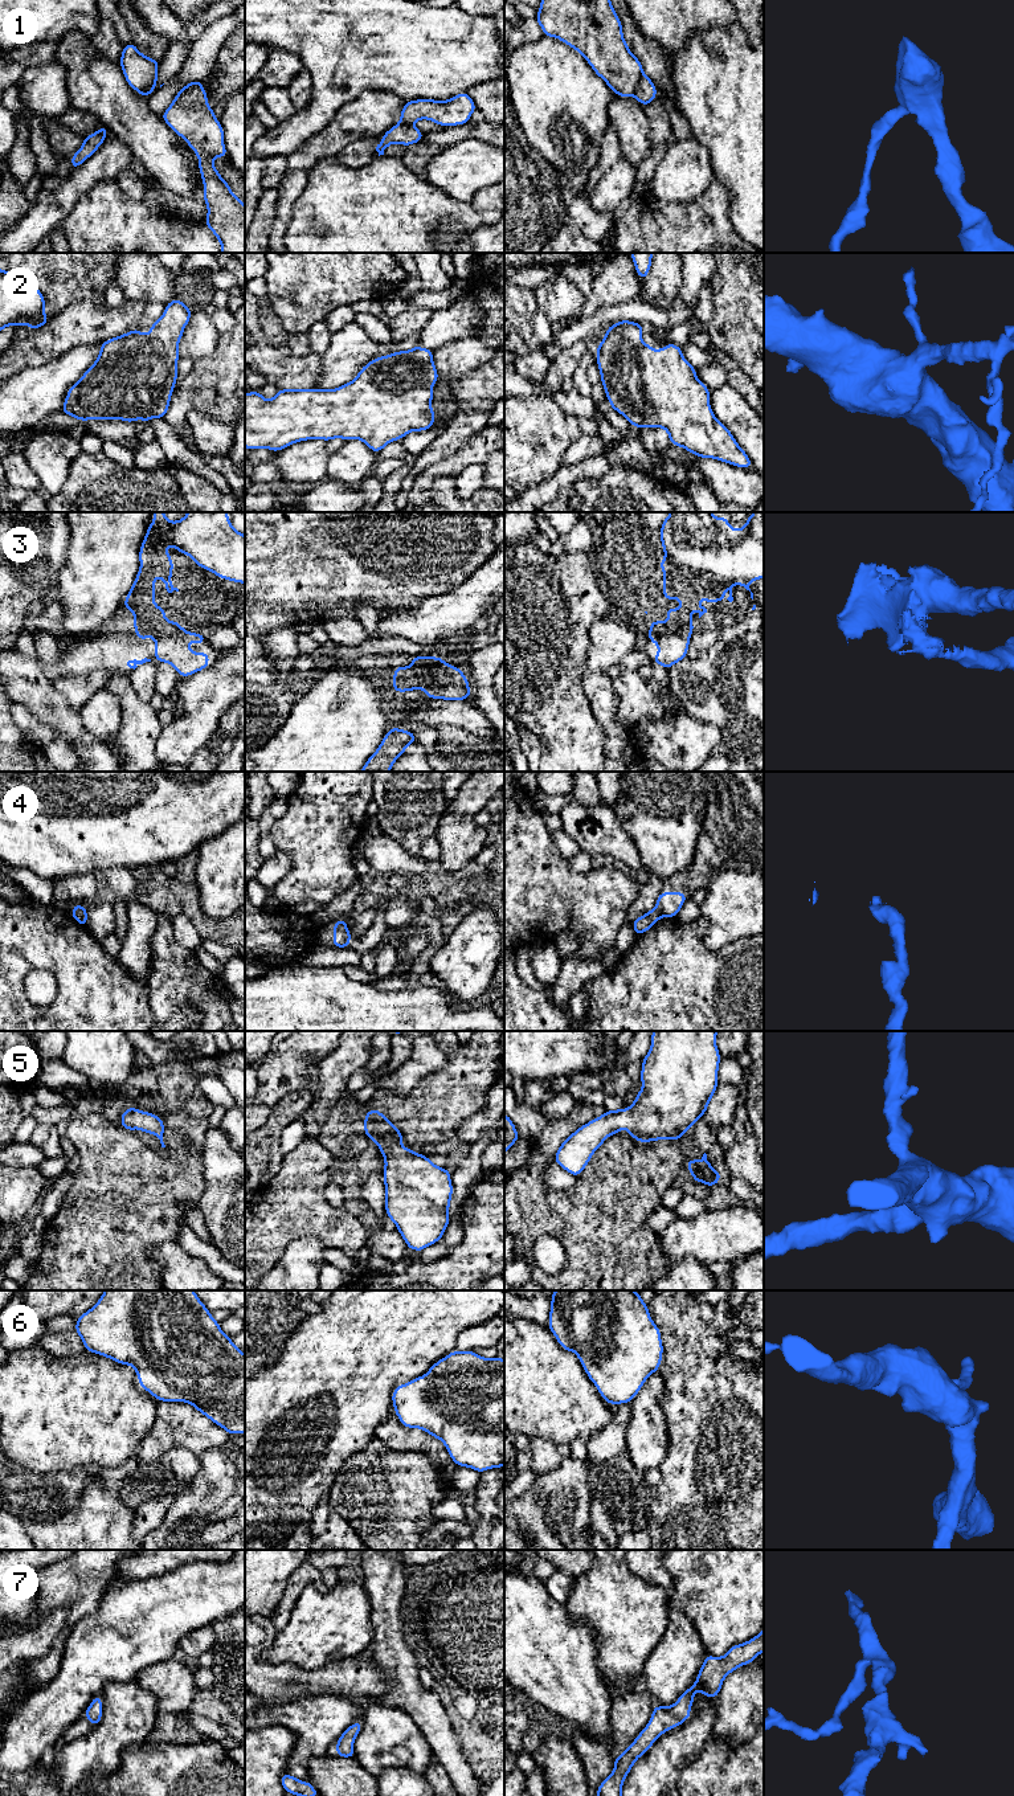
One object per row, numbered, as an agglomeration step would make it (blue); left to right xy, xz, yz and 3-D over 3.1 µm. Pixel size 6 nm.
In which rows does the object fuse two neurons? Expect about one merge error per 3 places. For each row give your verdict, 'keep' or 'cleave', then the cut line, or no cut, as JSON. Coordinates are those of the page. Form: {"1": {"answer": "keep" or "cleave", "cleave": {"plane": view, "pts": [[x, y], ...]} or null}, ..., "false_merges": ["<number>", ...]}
{"1": {"answer": "cleave", "cleave": {"plane": "yz", "pts": [[644, 74], [633, 95]]}}, "2": {"answer": "keep", "cleave": null}, "3": {"answer": "cleave", "cleave": {"plane": "xz", "pts": [[426, 657], [417, 663], [429, 669], [414, 674]]}}, "4": {"answer": "cleave", "cleave": {"plane": "yz", "pts": [[654, 908], [661, 916]]}}, "5": {"answer": "keep", "cleave": null}, "6": {"answer": "keep", "cleave": null}, "7": {"answer": "keep", "cleave": null}, "false_merges": ["1", "3", "4"]}

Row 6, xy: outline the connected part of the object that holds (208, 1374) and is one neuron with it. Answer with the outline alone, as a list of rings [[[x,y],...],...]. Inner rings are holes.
[[[105,1290],[91,1309],[77,1317],[74,1330],[87,1351],[103,1355],[119,1365],[130,1365],[138,1374],[140,1388],[148,1391],[156,1400],[189,1403],[214,1424],[224,1428],[228,1435],[245,1433],[245,1354],[221,1330],[220,1324],[193,1290]]]

